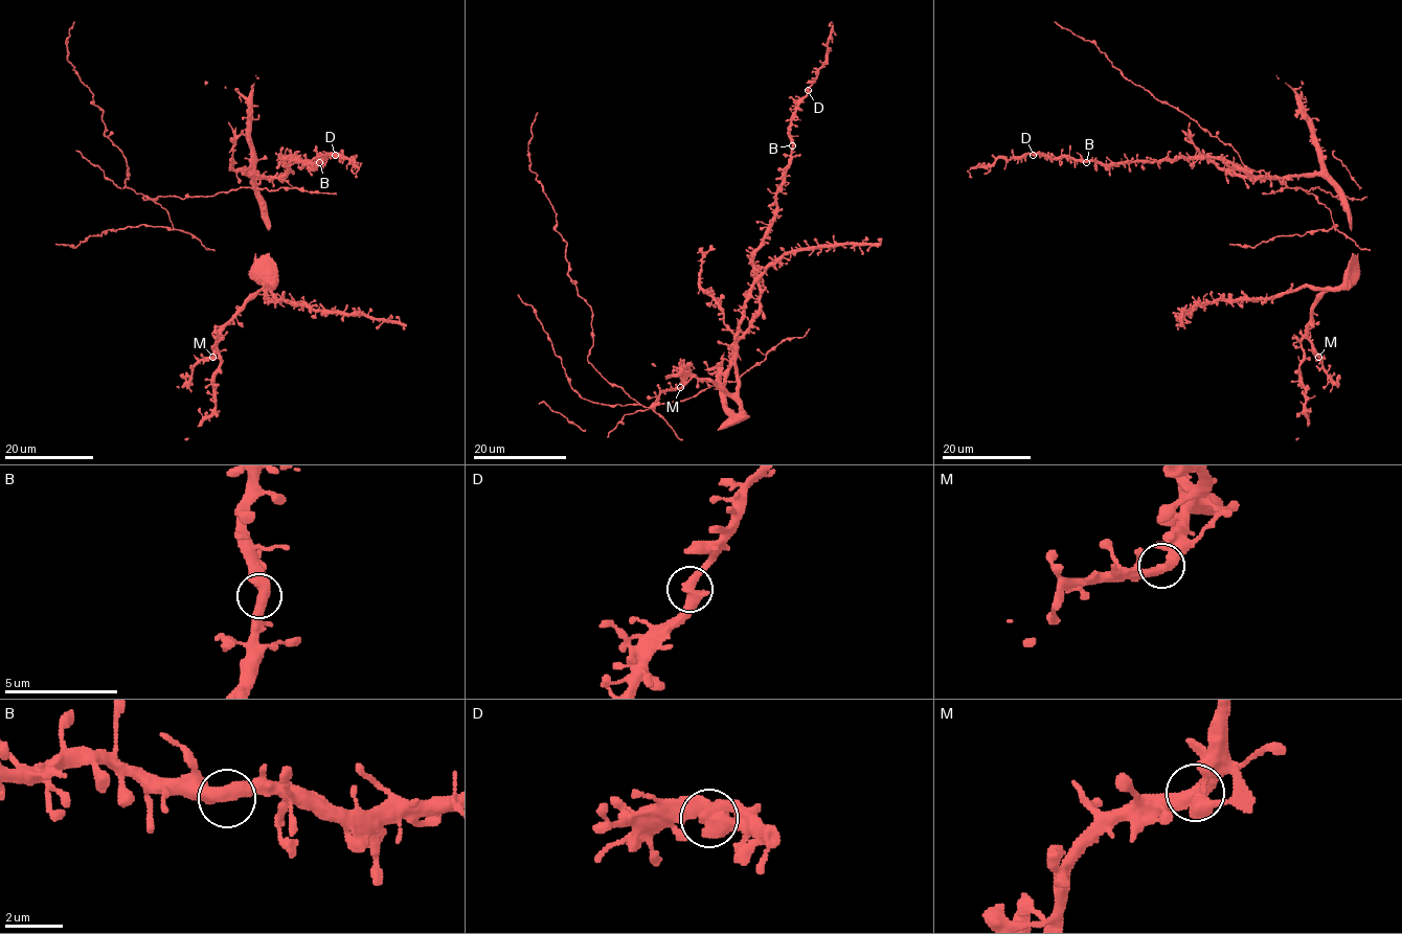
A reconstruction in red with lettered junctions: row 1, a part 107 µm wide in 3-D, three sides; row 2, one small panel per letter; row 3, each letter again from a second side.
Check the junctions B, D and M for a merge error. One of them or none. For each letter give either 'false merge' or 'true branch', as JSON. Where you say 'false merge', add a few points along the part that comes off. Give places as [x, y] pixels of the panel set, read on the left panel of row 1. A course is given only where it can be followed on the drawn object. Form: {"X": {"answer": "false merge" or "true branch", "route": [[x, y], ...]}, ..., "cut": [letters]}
{"B": {"answer": "true branch"}, "D": {"answer": "true branch"}, "M": {"answer": "true branch"}, "cut": []}

